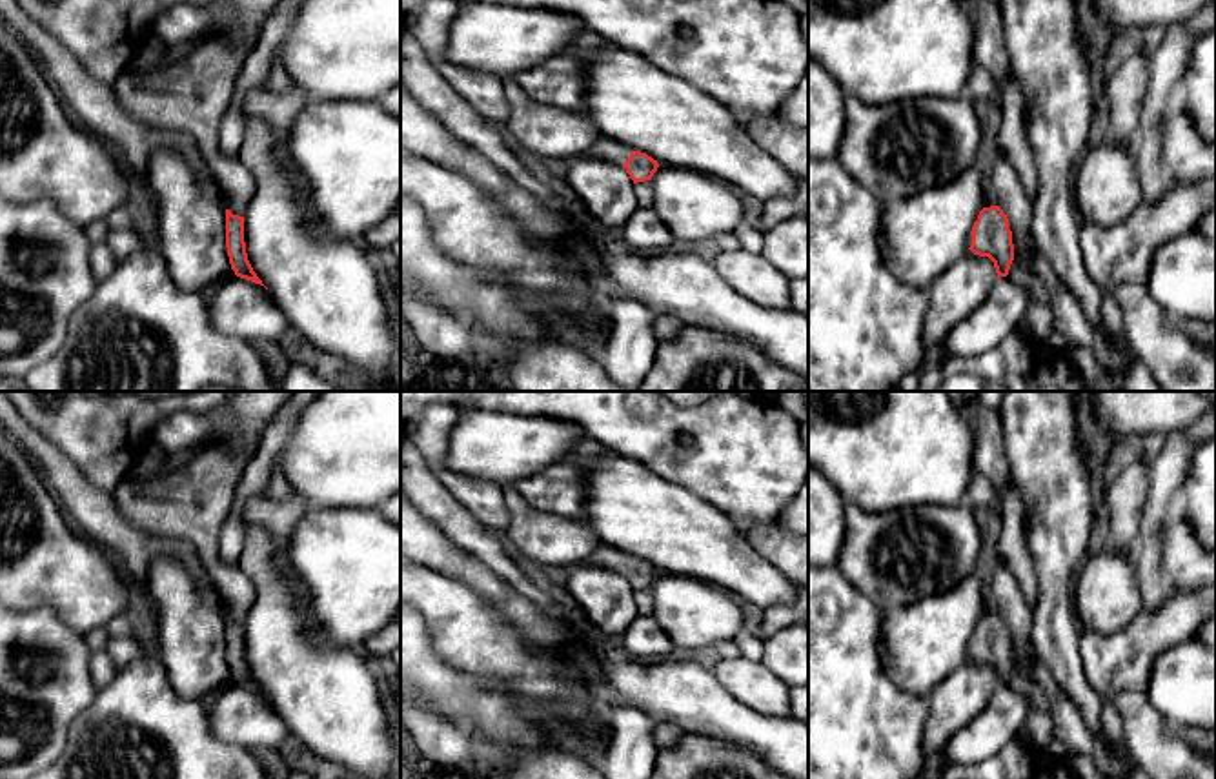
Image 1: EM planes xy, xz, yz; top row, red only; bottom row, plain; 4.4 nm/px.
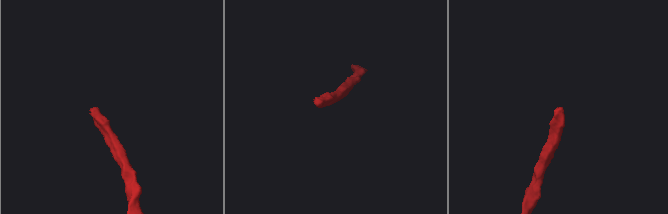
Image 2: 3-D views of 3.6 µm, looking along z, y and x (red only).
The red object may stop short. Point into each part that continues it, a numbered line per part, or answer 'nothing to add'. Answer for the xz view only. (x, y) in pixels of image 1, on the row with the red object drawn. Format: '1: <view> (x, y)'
1: xz (605, 148)

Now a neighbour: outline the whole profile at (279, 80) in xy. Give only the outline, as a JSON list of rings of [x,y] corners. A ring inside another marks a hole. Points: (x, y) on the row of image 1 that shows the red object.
[[[279,56],[273,58],[271,73],[262,86],[273,93],[297,91],[297,86],[291,82],[289,75],[280,67]]]

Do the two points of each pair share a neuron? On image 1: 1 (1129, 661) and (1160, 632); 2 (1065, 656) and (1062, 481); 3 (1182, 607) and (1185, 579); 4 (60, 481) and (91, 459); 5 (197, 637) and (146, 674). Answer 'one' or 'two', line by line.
1: one
2: one
3: two
4: two
5: two

